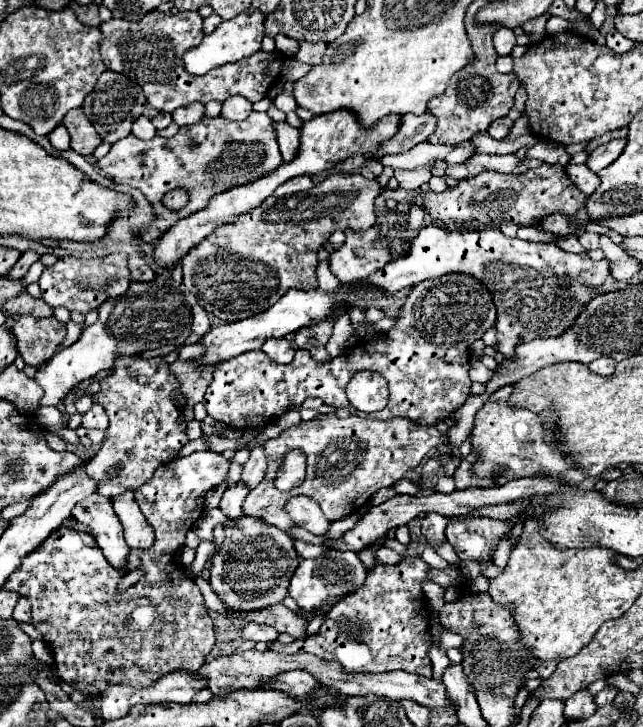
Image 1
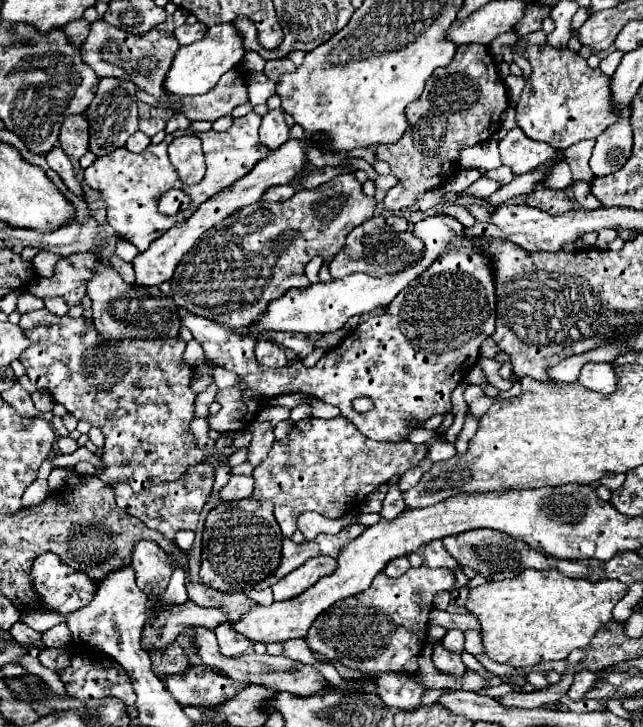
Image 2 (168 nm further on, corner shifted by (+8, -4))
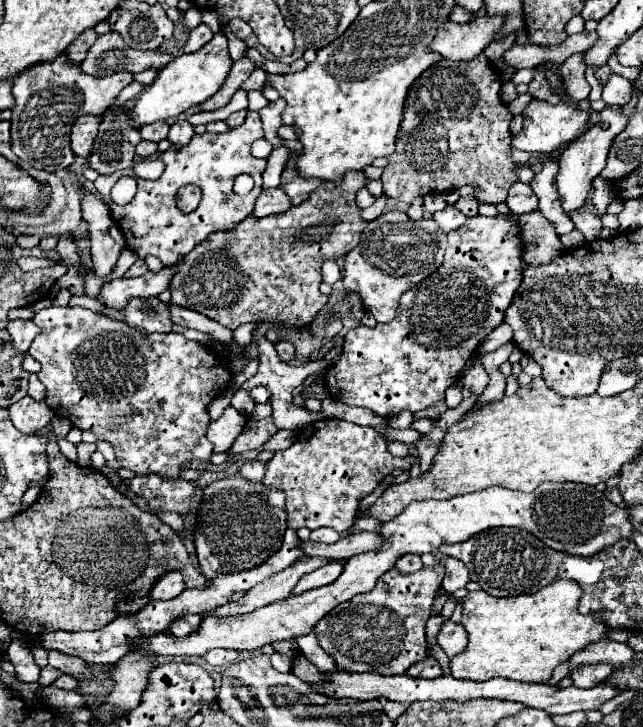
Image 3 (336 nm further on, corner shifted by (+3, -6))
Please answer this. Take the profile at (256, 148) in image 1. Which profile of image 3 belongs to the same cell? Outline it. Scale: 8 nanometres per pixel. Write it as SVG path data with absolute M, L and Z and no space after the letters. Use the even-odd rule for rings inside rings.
M248 112L244 124L234 130L228 130L224 134L196 134L186 146L170 146L164 154L156 152L152 158L160 158L166 164L166 170L158 180L142 180L134 174L132 168L120 170L112 176L98 176L94 188L110 206L112 218L126 238L128 250L138 258L146 258L152 254L160 258L164 266L174 266L196 244L208 240L212 232L232 230L242 222L242 218L248 218L256 198L260 196L262 172L266 168L266 160L254 158L250 154L250 146L262 136L264 132L258 112ZM240 174L250 174L254 178L254 188L248 196L236 196L232 190L234 180ZM122 176L132 176L138 182L138 192L126 206L118 206L110 200L110 190ZM186 184L196 184L202 188L202 202L190 216L182 214L176 206L176 192Z

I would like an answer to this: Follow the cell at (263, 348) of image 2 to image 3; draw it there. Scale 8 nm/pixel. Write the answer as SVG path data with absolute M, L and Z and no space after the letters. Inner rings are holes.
M280 340L276 344L276 350L278 350L278 356L282 358L282 362L290 362L294 358L294 346L290 342L286 342L286 340Z

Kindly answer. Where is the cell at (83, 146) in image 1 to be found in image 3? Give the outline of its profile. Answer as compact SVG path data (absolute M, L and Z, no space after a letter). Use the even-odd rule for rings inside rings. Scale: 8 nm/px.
M84 114L74 122L70 138L72 138L72 150L78 158L88 158L88 154L92 152L100 122L102 116L92 116L92 114Z

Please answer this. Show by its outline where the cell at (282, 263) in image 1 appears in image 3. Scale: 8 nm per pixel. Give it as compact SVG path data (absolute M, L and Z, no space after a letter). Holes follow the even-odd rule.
M348 172L348 174L344 176L342 184L338 184L338 186L326 184L326 186L330 186L330 188L320 186L318 190L312 192L312 198L310 198L310 200L302 202L302 204L296 206L296 208L290 208L290 210L286 212L286 214L290 214L290 216L284 216L284 214L282 214L282 216L266 216L266 218L260 218L260 220L248 216L244 222L238 224L238 228L228 230L228 232L216 232L210 240L198 244L196 250L192 250L192 254L188 254L188 258L182 260L182 266L178 266L178 270L176 270L176 274L172 276L172 282L170 282L170 286L168 286L168 290L170 290L170 294L172 294L172 300L170 300L170 302L172 302L172 304L178 304L178 306L184 306L184 308L190 308L190 310L196 310L196 312L200 312L200 314L204 314L204 316L220 322L222 326L226 326L226 328L230 328L230 330L236 330L236 328L238 328L240 324L244 324L244 322L272 322L272 324L274 324L274 322L280 322L280 324L286 324L286 326L308 326L308 324L316 318L316 314L318 314L318 312L326 306L326 302L328 302L328 296L324 296L324 294L318 290L318 286L320 286L320 282L322 282L322 274L320 274L322 264L324 264L326 260L342 258L342 256L346 256L352 248L356 248L356 244L360 242L360 234L362 234L362 230L366 228L366 222L360 218L360 208L356 206L356 200L354 200L356 192L364 186L364 182L366 182L366 180L364 180L364 172Z

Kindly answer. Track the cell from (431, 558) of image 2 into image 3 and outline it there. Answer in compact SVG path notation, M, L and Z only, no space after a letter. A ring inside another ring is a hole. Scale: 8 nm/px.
M446 558L444 568L446 568L446 574L444 574L442 588L444 588L448 594L456 592L458 588L464 588L464 586L470 582L468 570L466 570L466 566L464 566L460 560L456 560L456 558Z

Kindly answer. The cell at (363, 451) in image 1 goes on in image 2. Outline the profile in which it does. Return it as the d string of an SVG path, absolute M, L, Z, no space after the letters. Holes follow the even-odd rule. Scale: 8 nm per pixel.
M335 416L331 420L325 418L303 418L293 424L293 430L283 440L275 440L269 456L253 470L255 500L267 500L275 506L275 520L283 532L285 538L289 538L297 530L297 516L305 510L319 512L327 518L339 518L347 514L349 510L357 508L365 502L365 498L379 488L381 484L387 484L393 476L403 476L407 470L415 468L425 454L429 452L427 444L413 444L413 442L375 442L359 432L355 424L345 420L343 416Z

